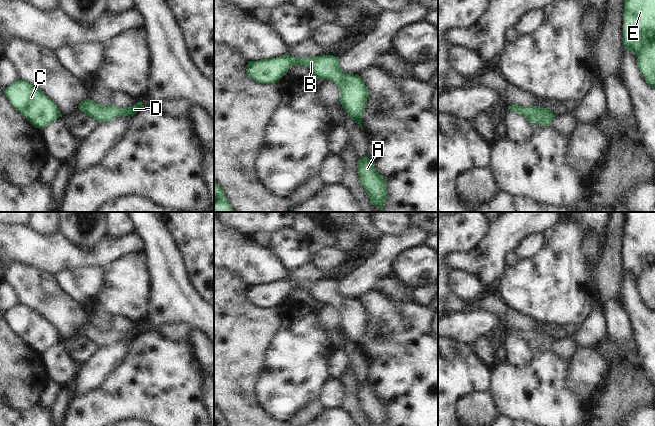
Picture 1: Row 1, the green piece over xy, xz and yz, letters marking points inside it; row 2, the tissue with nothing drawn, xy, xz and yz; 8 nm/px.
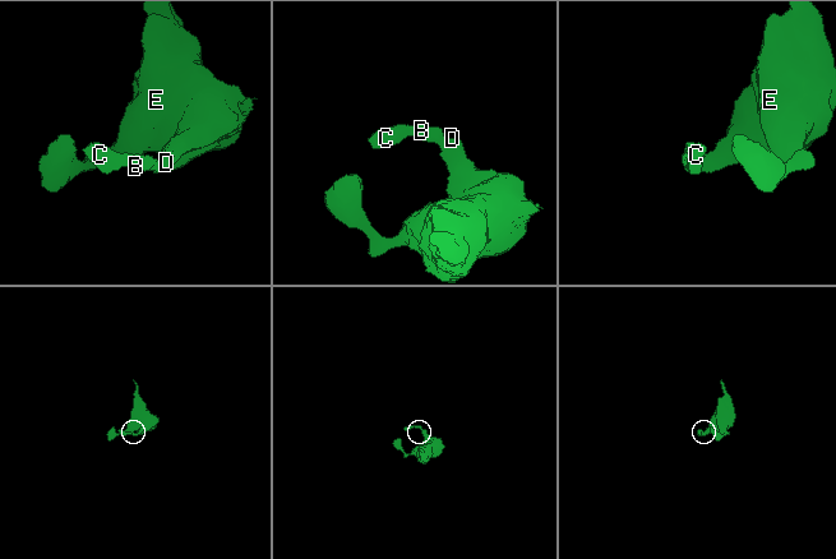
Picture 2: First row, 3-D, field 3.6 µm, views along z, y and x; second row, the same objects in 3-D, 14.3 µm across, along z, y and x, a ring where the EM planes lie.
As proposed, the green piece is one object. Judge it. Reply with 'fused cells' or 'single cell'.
single cell

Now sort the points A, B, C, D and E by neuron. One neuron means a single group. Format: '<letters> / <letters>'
A B C D E

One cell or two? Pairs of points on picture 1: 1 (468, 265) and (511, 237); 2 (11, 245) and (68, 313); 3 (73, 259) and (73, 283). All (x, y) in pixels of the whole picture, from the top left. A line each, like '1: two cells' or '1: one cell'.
1: one cell
2: two cells
3: two cells

